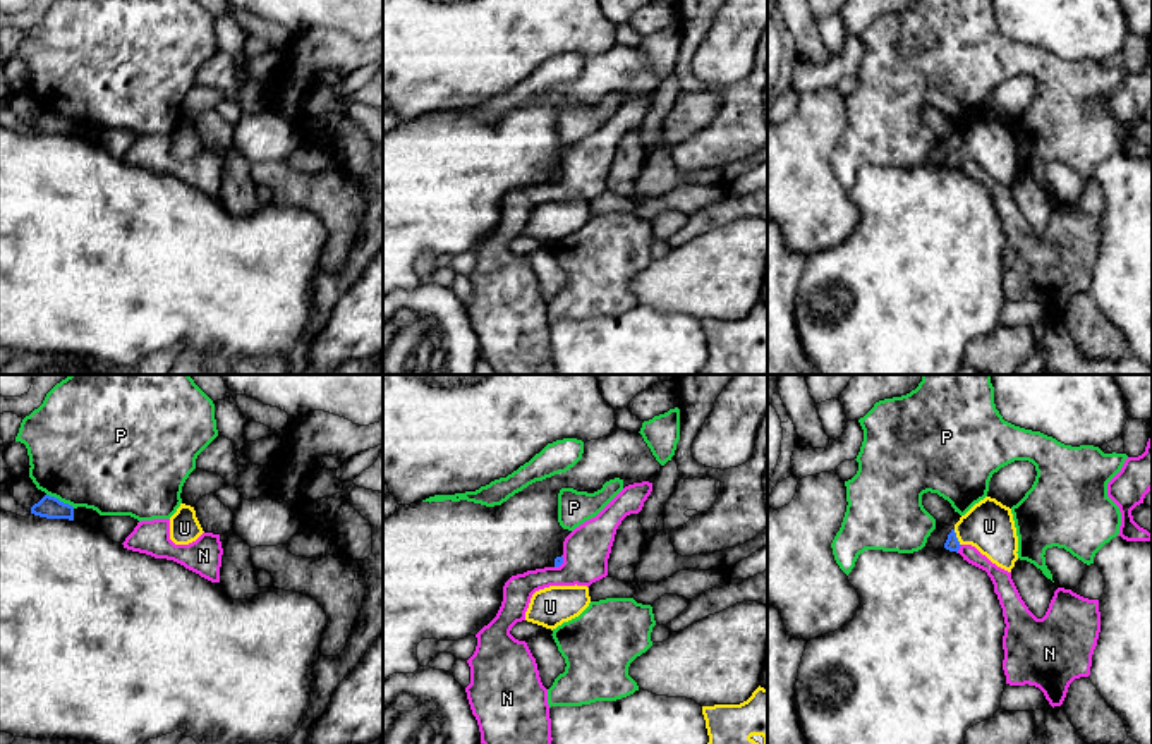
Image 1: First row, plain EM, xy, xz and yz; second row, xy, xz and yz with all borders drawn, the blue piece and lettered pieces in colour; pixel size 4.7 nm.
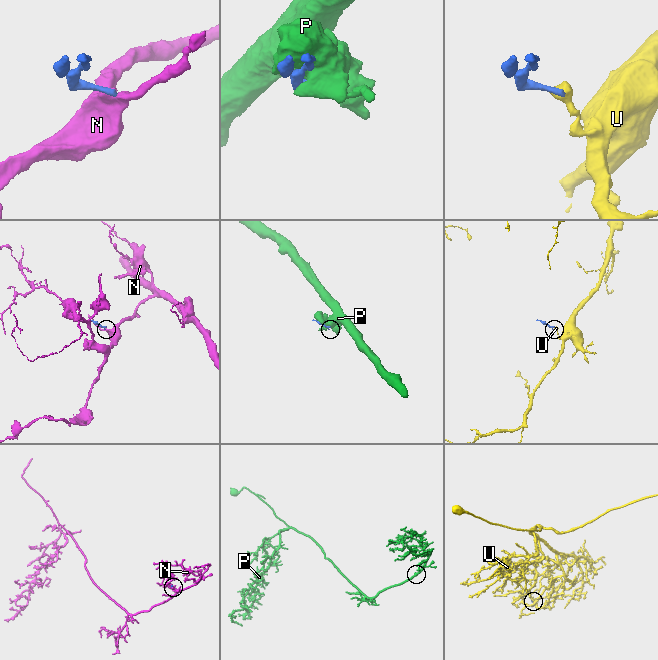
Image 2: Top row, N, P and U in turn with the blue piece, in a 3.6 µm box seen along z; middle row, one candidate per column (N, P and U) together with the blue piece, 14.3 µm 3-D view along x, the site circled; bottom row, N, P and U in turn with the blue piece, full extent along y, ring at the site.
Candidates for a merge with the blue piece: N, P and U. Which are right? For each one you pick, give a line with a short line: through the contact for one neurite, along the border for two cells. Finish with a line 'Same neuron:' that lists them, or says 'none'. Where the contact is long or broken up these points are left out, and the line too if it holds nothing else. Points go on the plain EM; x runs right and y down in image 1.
U: Line: yz (951, 158), (957, 153), (972, 143), (989, 141)
Same neuron: U

